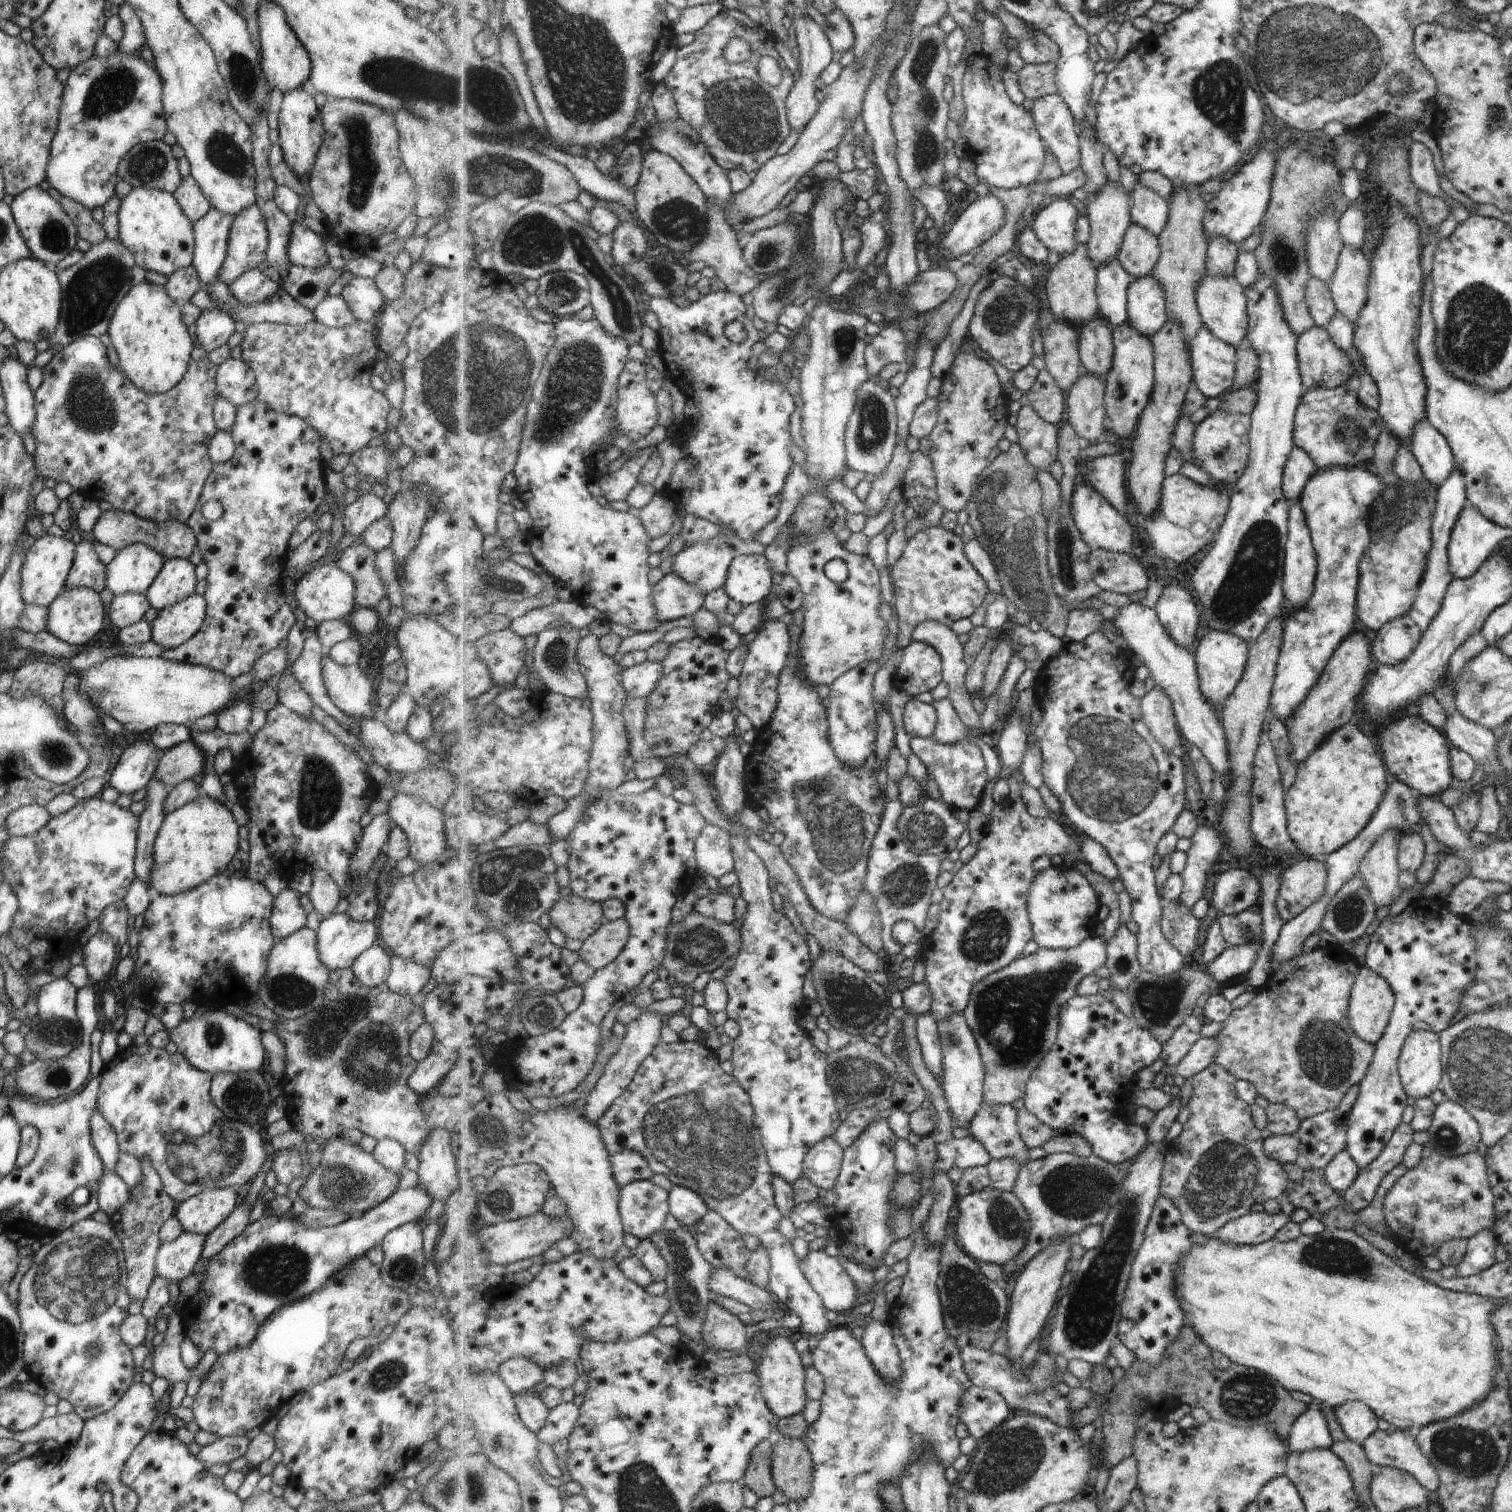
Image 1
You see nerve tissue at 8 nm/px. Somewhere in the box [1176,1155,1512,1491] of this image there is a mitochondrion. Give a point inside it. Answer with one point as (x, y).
(1464, 1452)

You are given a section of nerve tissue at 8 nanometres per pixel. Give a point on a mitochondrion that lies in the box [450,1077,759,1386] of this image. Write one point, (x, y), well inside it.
(494, 1139)

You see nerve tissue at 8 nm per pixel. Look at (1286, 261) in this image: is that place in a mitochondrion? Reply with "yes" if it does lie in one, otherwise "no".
yes

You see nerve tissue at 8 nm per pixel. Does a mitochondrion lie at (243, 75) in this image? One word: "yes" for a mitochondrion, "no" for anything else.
yes

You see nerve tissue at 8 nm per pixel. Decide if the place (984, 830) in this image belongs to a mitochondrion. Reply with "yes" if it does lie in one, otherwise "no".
no

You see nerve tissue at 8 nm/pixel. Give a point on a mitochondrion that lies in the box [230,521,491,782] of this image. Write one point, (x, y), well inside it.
(369, 650)

